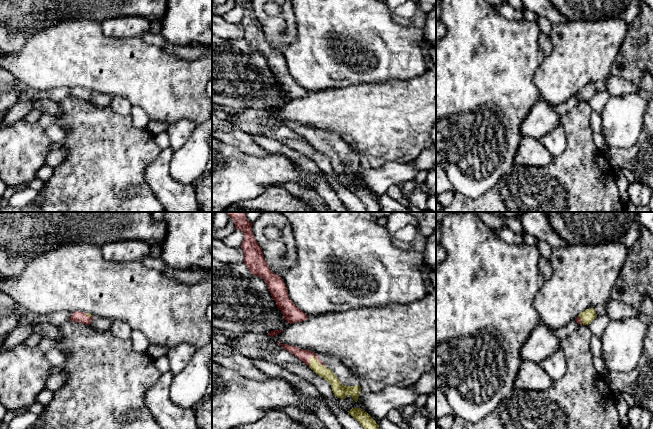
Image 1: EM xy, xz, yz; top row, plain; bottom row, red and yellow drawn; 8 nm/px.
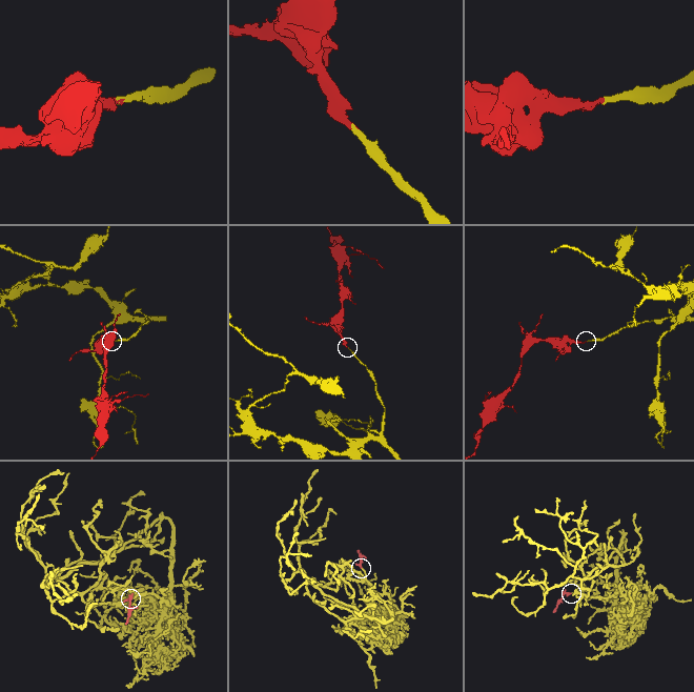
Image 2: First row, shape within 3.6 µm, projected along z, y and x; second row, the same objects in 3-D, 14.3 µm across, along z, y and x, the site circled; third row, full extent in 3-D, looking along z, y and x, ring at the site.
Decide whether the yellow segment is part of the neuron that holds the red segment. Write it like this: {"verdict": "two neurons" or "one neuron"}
{"verdict": "one neuron"}

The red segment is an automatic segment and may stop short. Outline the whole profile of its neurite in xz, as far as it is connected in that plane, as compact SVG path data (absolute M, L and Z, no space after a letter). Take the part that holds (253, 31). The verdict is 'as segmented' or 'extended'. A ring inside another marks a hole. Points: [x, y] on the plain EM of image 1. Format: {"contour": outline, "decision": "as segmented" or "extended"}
{"contour": "M235 0L235 5L239 5L244 10L241 24L244 27L244 39L249 47L264 55L272 74L277 83L281 86L284 95L292 100L308 95L308 91L300 86L289 74L284 56L273 49L266 38L263 27L252 8L252 0Z", "decision": "as segmented"}

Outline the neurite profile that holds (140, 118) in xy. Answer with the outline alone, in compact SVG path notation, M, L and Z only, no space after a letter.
M133 106L130 114L135 127L146 129L148 122L151 120L148 114L140 107Z

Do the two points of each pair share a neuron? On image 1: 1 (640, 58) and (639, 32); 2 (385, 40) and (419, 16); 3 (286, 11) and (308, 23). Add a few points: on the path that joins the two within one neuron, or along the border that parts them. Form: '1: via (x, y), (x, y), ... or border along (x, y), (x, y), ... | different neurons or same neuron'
1: via (640, 52), (640, 38) | same neuron
2: border along (412, 25), (422, 29) | different neurons
3: border along (292, 10), (296, 24), (296, 38), (294, 40) | different neurons

